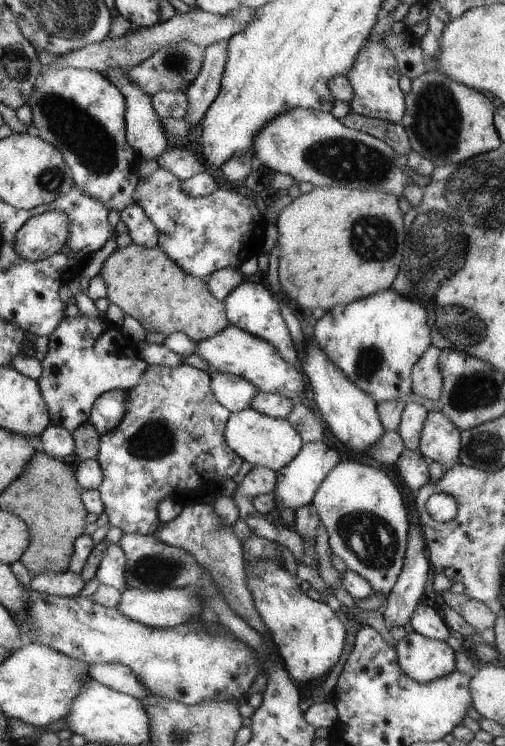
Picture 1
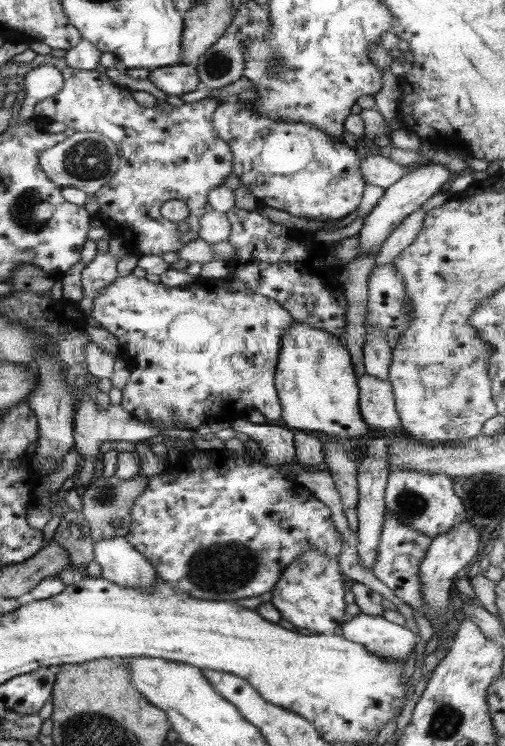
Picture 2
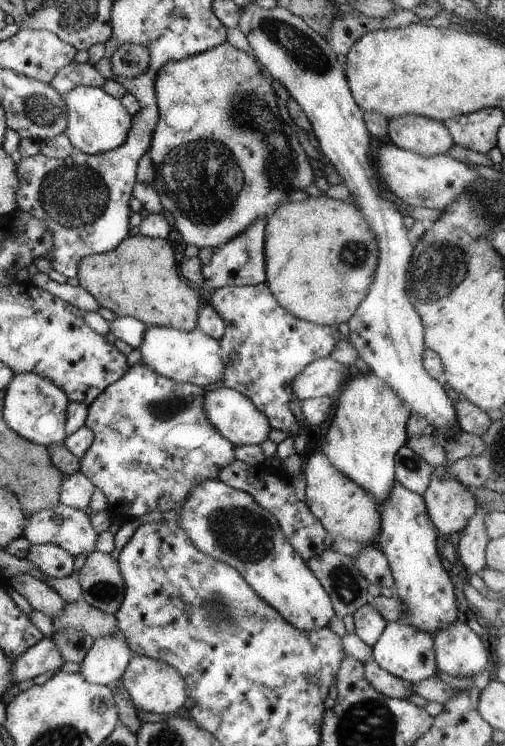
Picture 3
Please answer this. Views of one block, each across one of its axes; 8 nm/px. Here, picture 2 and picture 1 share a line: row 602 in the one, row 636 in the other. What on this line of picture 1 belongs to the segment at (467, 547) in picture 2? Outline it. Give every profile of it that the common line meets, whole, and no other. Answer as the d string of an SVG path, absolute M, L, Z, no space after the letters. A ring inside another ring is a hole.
M420 602L414 609L410 619L410 626L422 636L446 641L450 636L449 626L446 624L444 617L432 606Z

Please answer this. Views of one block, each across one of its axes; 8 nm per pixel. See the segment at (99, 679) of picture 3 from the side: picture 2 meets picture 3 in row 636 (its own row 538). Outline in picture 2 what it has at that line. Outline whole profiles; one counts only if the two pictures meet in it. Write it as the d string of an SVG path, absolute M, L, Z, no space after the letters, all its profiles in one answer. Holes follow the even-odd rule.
M124 537L102 538L93 544L94 560L102 568L102 578L125 587L142 587L151 589L159 577L152 563L139 551L134 549Z

